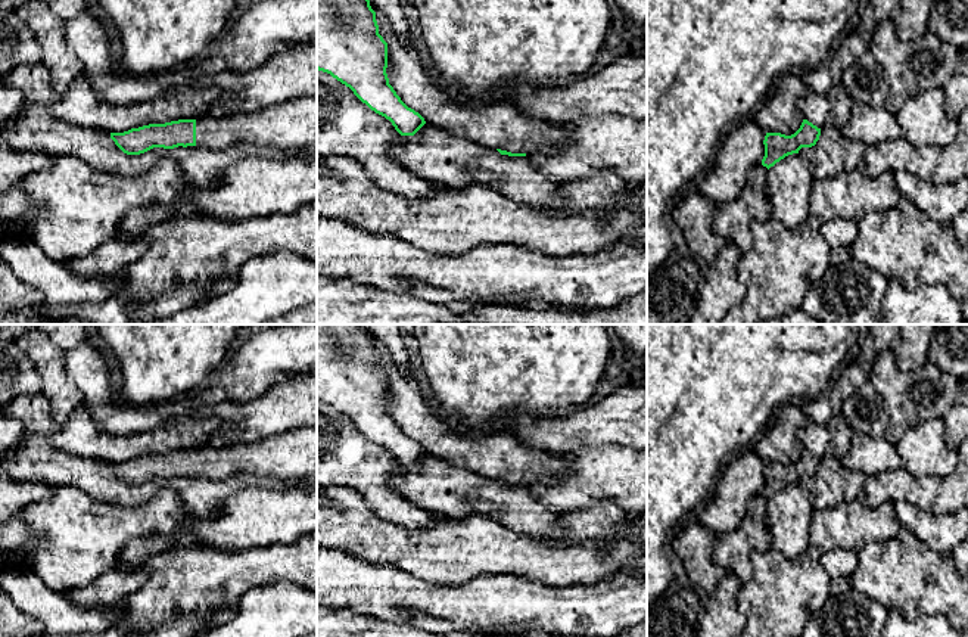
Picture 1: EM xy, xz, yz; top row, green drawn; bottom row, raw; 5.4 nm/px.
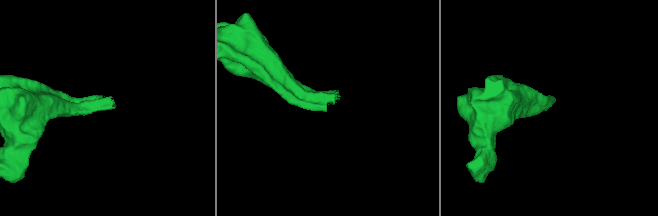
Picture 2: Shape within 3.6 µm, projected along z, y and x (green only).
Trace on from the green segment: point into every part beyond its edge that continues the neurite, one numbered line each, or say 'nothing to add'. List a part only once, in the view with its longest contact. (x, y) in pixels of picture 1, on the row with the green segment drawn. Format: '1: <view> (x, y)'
1: xy (290, 126)

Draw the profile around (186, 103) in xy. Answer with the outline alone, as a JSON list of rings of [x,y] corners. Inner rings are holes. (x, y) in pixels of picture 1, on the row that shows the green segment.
[[[83,75],[59,94],[50,105],[50,112],[84,128],[124,133],[149,124],[203,118],[211,115],[224,97],[224,91],[217,86],[186,86],[174,94],[159,96],[150,102],[112,105],[99,97],[88,78]]]

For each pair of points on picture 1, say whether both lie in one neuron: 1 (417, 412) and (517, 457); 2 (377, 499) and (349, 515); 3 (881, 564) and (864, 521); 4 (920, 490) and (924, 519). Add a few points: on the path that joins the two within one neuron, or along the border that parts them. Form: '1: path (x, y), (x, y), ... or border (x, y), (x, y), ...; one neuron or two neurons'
1: path (439, 438), (461, 450), (491, 456); one neuron
2: border (339, 484), (352, 487), (382, 518), (397, 524); two neurons
3: border (902, 527), (893, 537), (870, 541), (856, 553); two neurons
4: border (893, 503), (909, 502), (920, 509), (928, 510); two neurons

